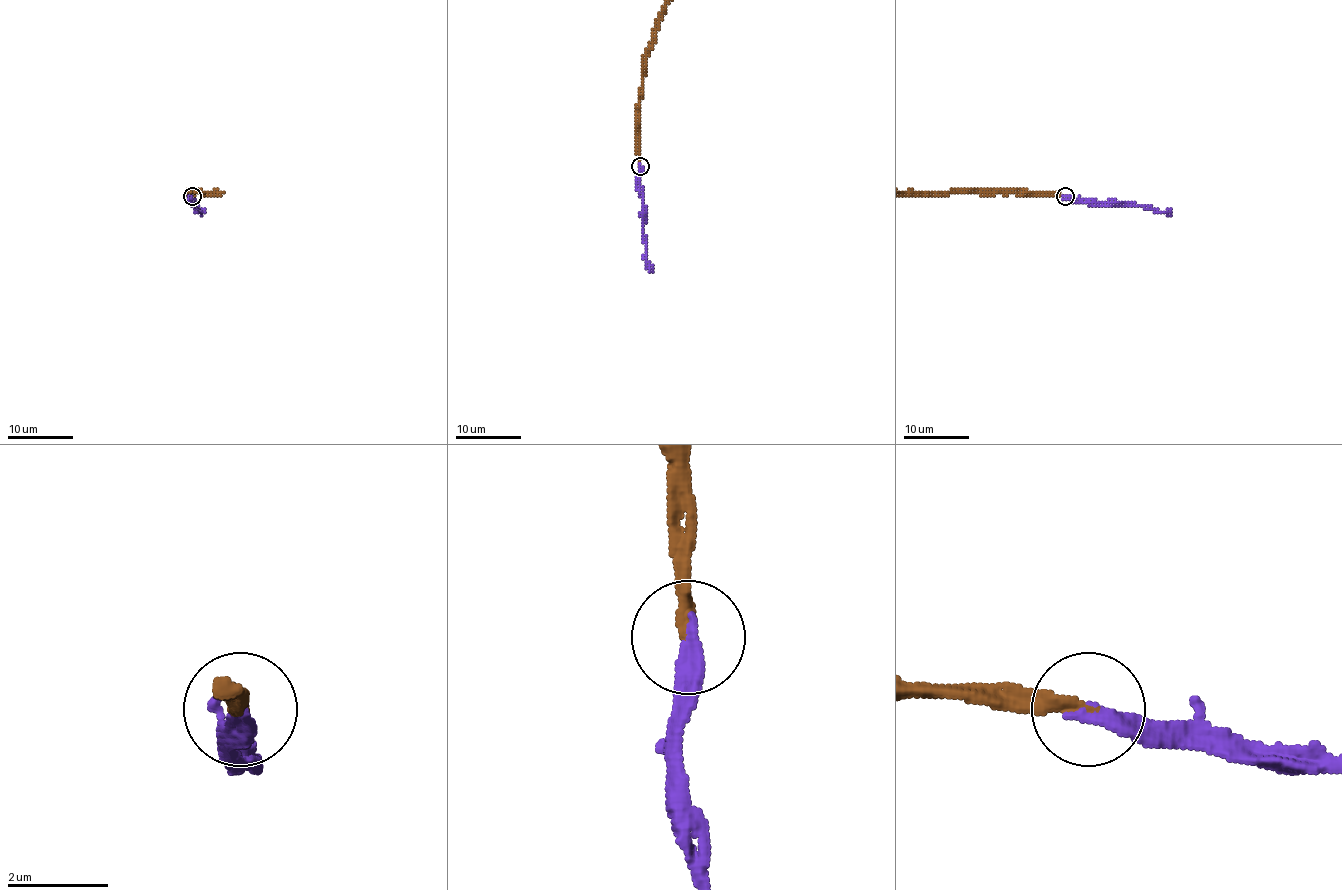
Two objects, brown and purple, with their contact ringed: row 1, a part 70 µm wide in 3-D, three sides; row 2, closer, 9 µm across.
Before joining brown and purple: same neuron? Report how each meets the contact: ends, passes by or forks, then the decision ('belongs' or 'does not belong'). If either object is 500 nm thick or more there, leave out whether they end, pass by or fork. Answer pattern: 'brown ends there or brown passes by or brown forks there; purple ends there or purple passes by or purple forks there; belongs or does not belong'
brown ends there; purple ends there; belongs

